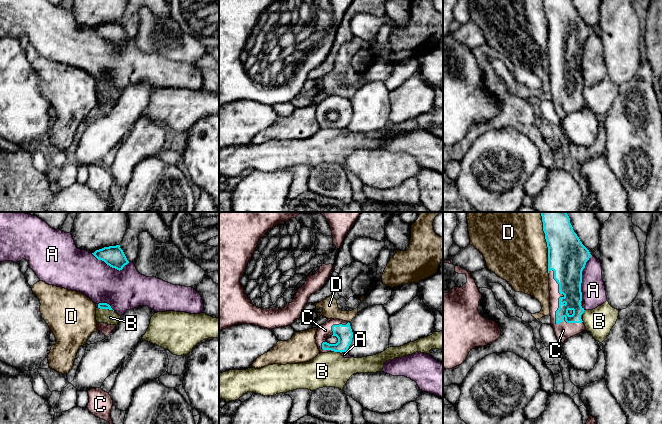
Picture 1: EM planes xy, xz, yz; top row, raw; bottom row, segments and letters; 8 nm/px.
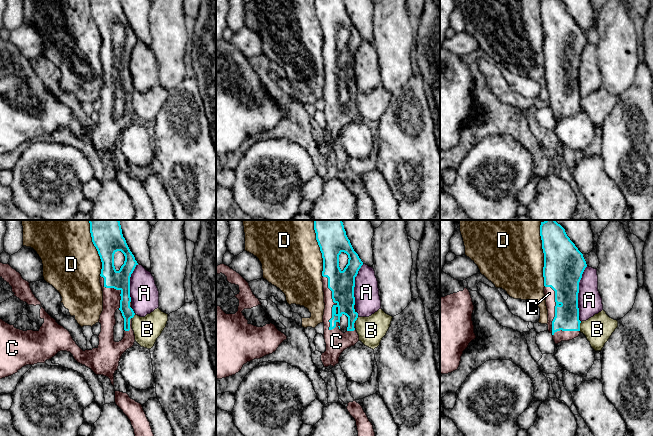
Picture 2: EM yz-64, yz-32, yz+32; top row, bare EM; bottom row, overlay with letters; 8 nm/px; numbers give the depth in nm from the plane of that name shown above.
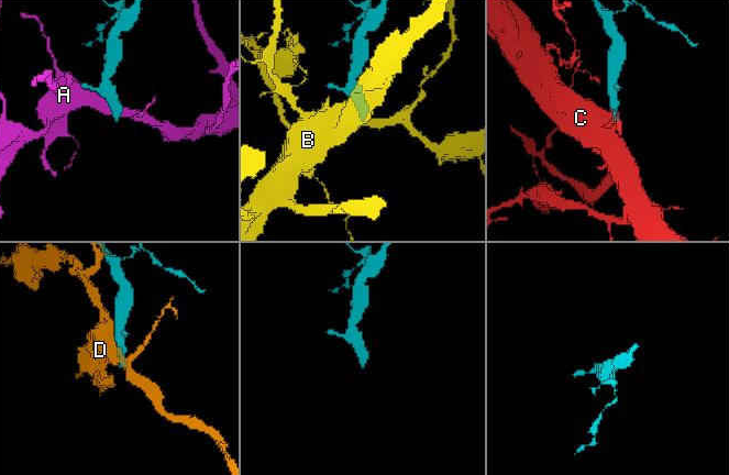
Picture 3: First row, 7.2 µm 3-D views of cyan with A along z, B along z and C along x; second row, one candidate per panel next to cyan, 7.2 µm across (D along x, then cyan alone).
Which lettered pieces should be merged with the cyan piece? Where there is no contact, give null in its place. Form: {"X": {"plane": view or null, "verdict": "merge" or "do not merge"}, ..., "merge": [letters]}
{"A": {"plane": "yz", "verdict": "do not merge"}, "B": {"plane": "xy", "verdict": "do not merge"}, "C": {"plane": "yz", "verdict": "merge"}, "D": {"plane": "yz", "verdict": "do not merge"}, "merge": ["C"]}

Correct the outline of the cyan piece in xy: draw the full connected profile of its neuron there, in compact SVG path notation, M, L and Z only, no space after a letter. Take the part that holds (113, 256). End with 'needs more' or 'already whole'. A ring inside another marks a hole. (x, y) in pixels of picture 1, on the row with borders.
M120 245L104 247L92 253L98 260L117 270L122 270L129 263Z; already whole

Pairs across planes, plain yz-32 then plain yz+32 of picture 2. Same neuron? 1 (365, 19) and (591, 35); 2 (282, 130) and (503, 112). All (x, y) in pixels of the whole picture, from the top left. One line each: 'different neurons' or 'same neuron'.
1: different neurons
2: same neuron

